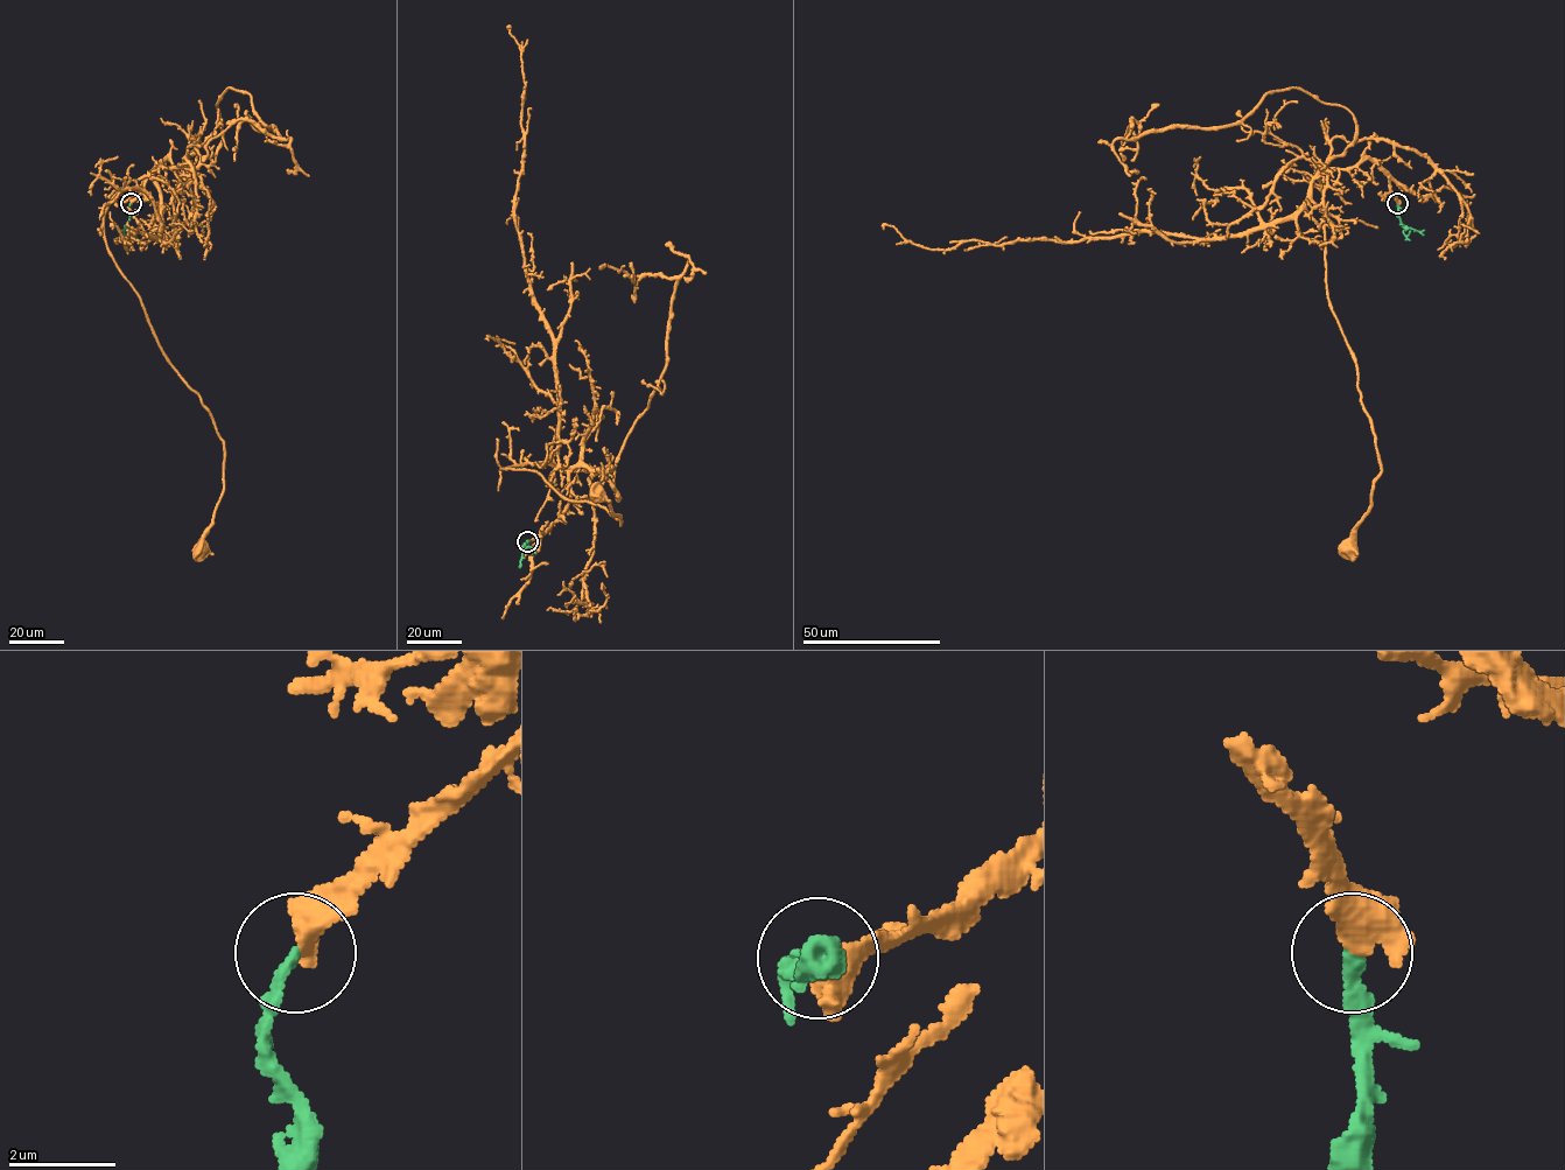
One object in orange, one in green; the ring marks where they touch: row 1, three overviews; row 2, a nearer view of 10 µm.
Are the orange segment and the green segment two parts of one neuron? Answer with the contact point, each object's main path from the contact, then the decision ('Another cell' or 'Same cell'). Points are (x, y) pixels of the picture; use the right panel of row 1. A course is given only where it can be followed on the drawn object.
Place: (1397, 203). Course of orange: (1397, 203), (1389, 177), (1370, 159), (1319, 174), (1327, 298), (1356, 369), (1381, 474), (1351, 550). Course of green: (1397, 203), (1401, 222), (1408, 229), (1403, 231), (1405, 236), (1410, 231). Same cell

